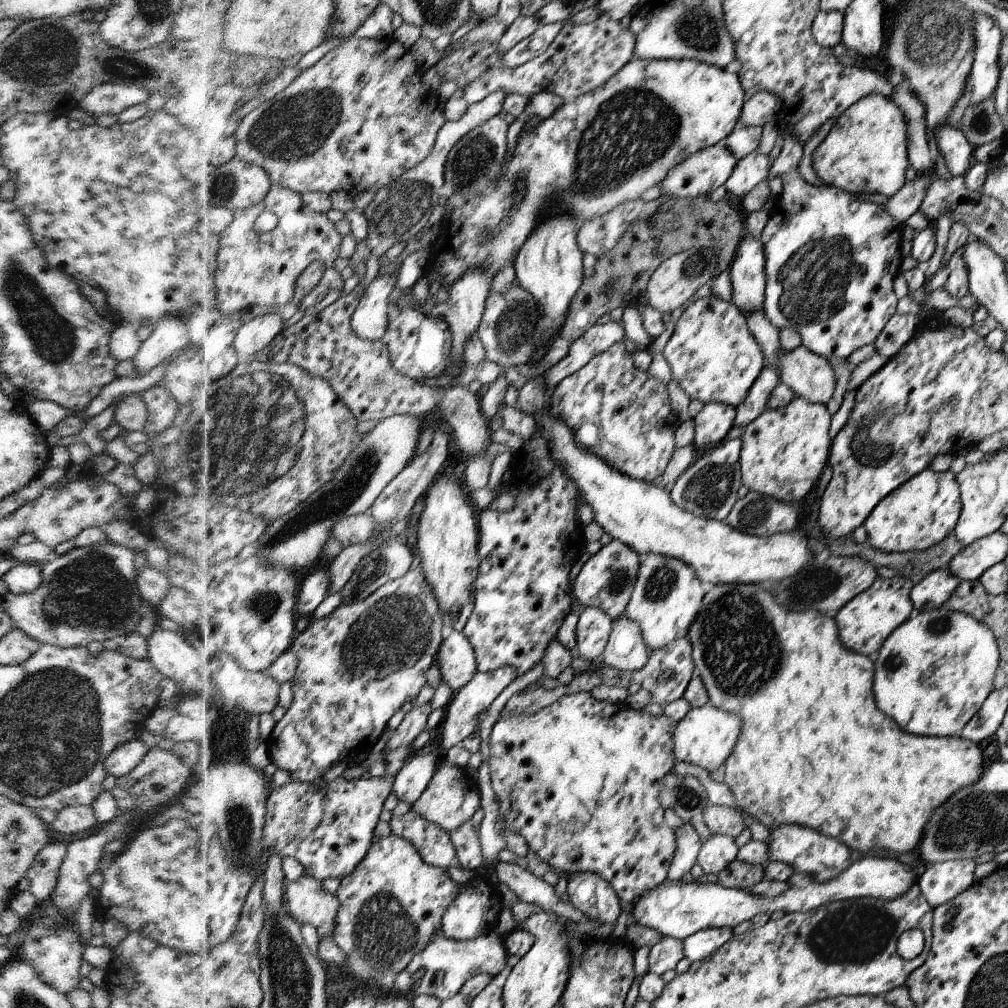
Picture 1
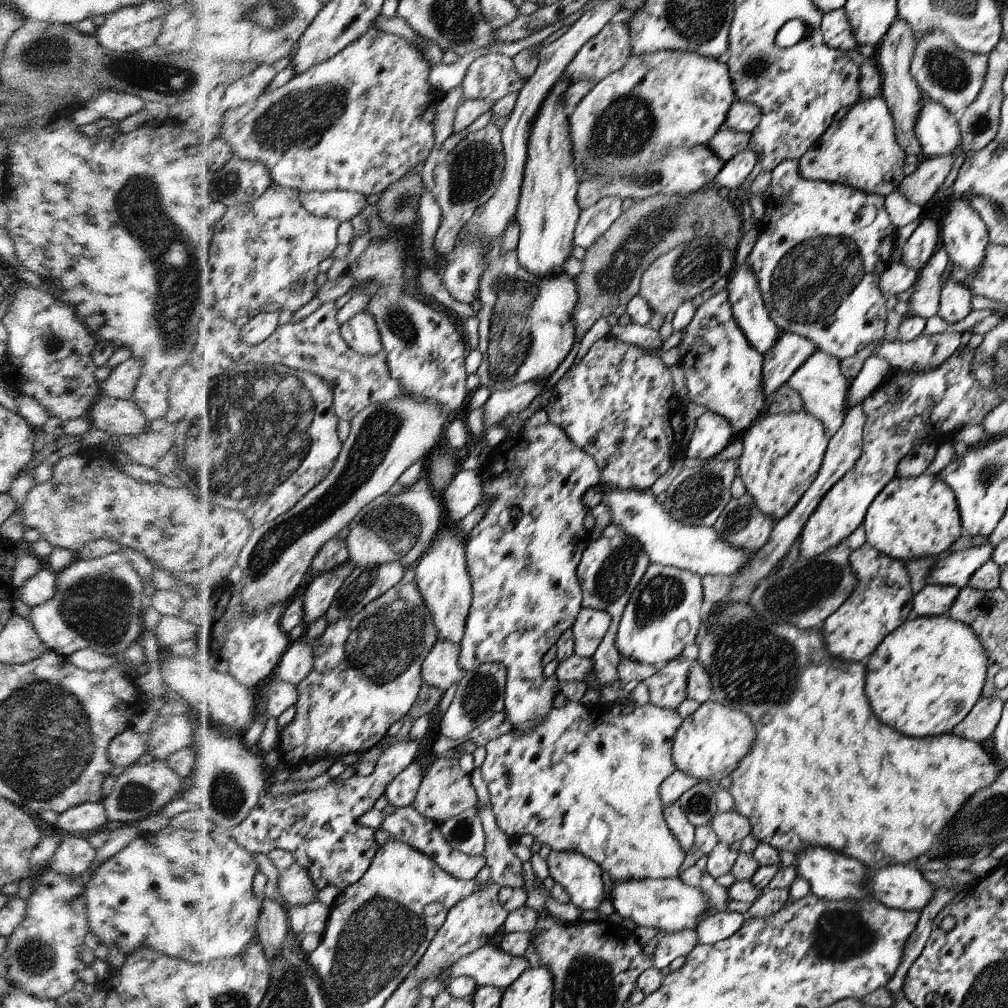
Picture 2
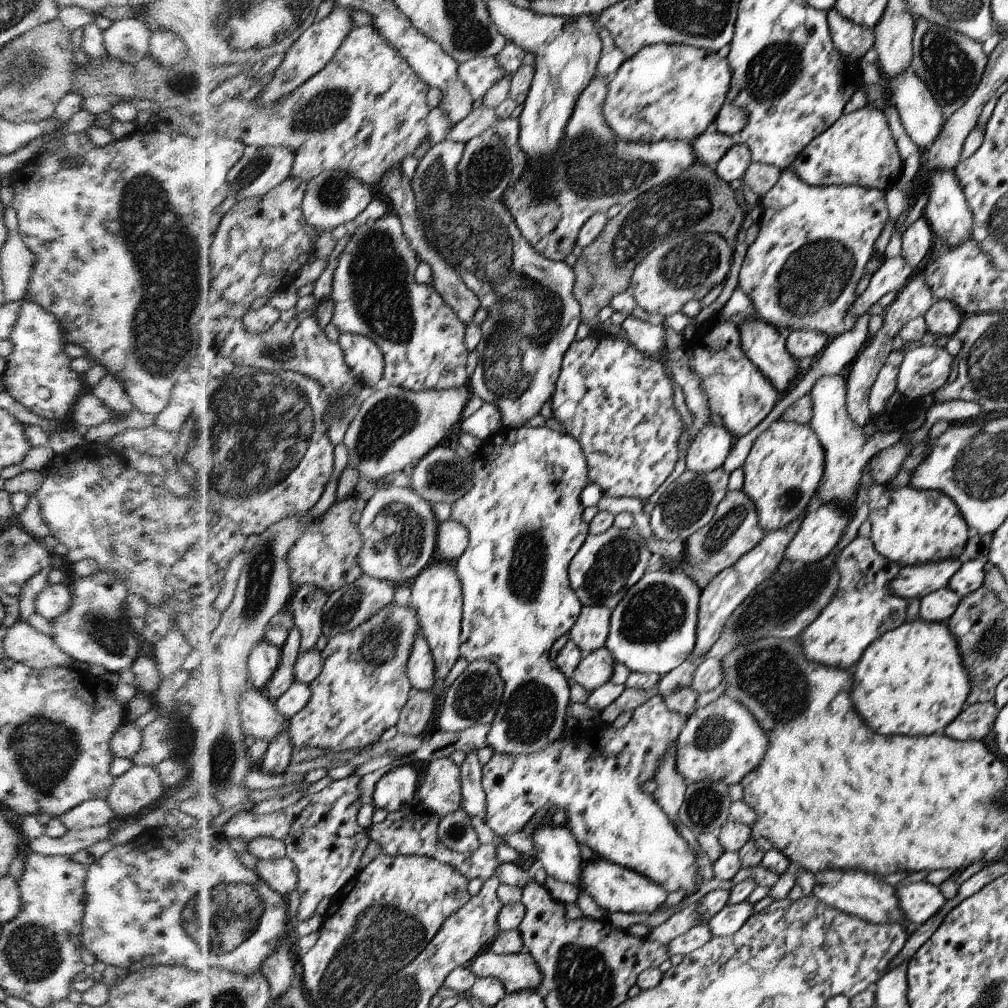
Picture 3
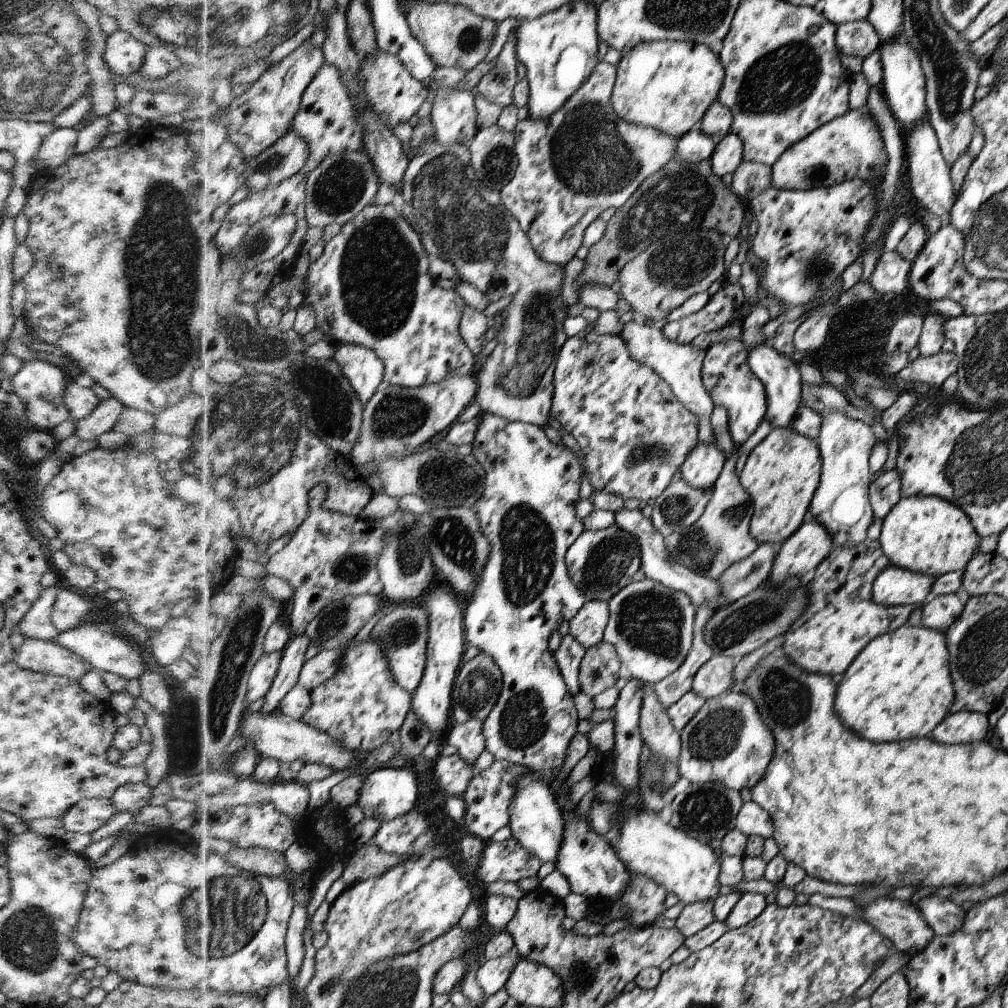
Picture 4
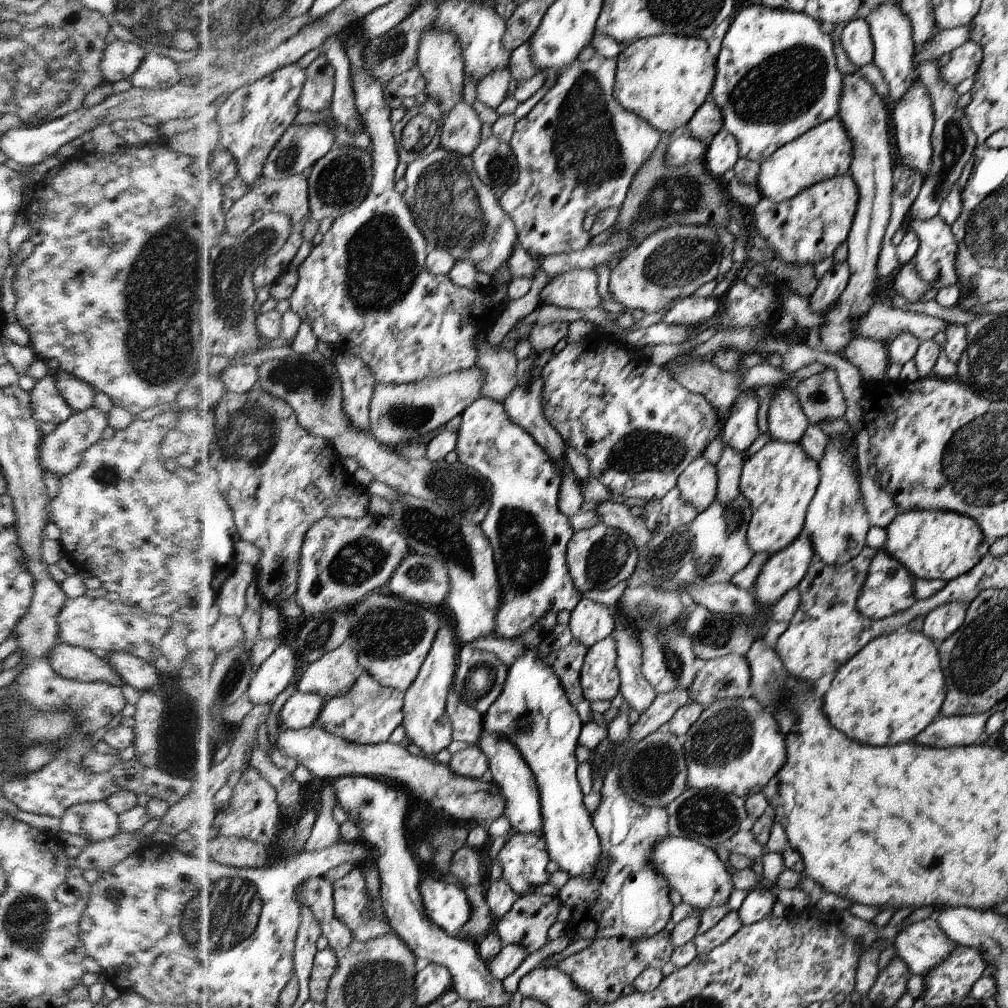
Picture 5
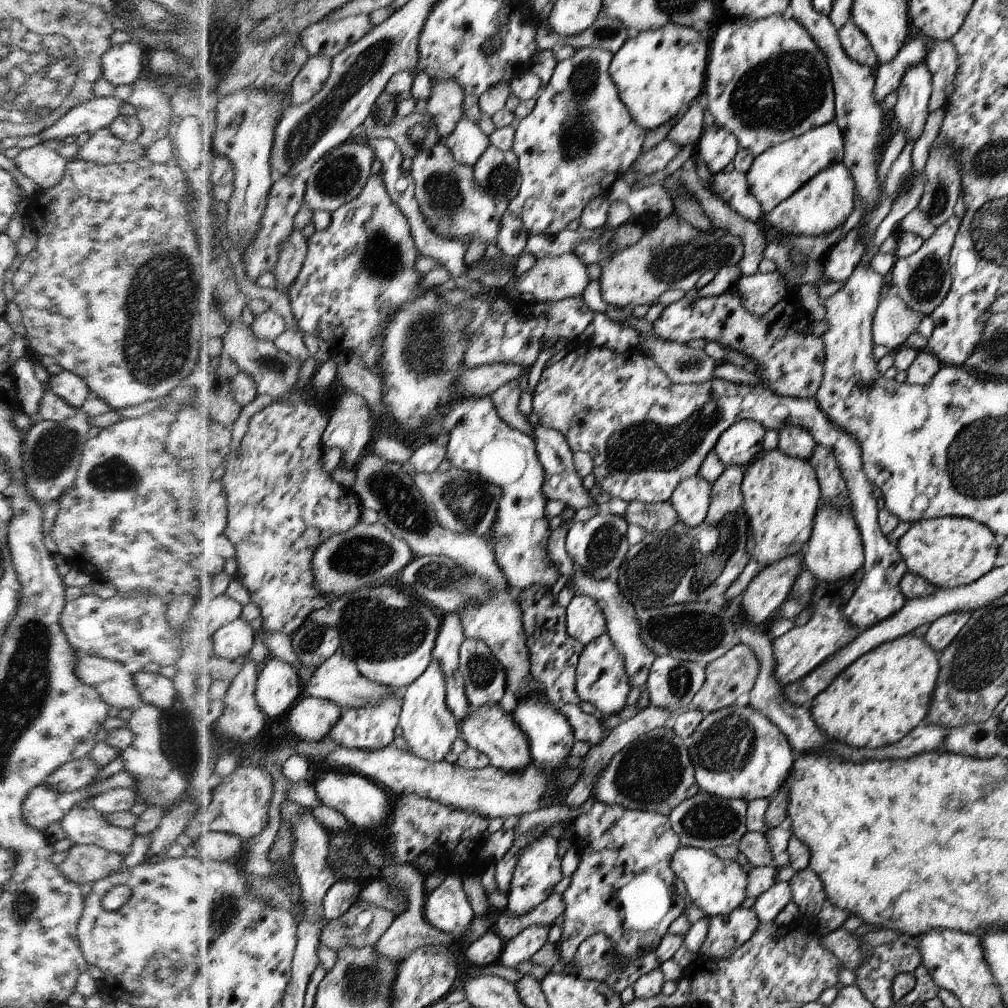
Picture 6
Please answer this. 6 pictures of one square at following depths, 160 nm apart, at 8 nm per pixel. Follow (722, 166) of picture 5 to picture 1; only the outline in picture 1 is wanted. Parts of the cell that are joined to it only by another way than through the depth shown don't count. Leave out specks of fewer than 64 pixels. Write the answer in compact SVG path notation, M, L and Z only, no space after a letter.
M756 151L739 159L730 178L723 184L727 192L743 197L762 180L769 180L772 164L768 160L768 155Z

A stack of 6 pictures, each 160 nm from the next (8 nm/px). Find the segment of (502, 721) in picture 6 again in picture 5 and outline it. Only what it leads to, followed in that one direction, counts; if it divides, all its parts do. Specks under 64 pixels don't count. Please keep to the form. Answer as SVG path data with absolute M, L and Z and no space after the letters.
M482 731L477 742L478 748L487 756L489 762L488 777L498 787L501 799L506 800L504 815L510 821L516 833L533 833L540 831L543 825L539 788L531 768L520 751L508 739L488 731Z

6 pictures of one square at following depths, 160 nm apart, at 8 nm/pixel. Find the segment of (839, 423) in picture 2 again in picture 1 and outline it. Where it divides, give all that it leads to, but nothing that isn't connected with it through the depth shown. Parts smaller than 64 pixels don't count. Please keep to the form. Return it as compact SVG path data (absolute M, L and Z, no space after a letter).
M762 309L747 316L747 325L752 330L756 340L760 342L760 346L763 347L766 362L764 367L767 365L776 367L779 370L781 382L789 386L796 396L807 399L811 403L826 405L830 402L836 386L836 377L834 377L834 369L832 369L833 361L822 355L818 356L802 345L793 351L782 351L779 343L779 328L776 328L767 319L767 315Z

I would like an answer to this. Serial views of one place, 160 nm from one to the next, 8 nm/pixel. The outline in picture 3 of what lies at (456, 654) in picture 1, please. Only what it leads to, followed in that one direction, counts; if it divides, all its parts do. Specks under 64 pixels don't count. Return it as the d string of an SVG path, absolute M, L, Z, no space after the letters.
M426 635L417 638L413 653L408 661L408 676L415 692L432 691L437 683L435 654Z

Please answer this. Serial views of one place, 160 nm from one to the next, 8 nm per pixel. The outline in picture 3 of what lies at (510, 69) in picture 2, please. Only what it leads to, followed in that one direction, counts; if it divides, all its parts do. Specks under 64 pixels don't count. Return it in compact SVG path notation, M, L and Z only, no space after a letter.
M476 57L459 63L457 75L463 90L470 92L476 103L492 85L503 79L506 72L498 67L494 57Z

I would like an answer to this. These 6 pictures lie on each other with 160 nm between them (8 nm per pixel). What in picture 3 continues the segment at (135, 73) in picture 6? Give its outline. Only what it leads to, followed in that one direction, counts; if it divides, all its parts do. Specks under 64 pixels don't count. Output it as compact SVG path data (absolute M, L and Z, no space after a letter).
M140 18L113 21L103 30L103 43L107 56L123 63L138 64L149 54L153 32Z

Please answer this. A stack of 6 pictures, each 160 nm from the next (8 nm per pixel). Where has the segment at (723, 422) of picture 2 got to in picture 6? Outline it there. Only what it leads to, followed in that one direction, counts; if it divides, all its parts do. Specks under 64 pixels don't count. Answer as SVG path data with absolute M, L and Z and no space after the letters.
M699 475L687 478L671 497L677 520L696 528L705 521L711 499L711 484Z

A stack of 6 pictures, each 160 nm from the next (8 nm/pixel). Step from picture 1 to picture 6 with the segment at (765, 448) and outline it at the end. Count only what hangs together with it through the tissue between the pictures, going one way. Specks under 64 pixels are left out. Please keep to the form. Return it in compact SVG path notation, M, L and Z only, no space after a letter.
M778 448L765 452L760 458L746 466L741 489L743 492L742 509L749 520L746 543L749 558L765 568L783 558L801 554L811 538L811 530L814 528L817 510L820 507L818 501L822 496L822 487L809 461L788 456Z

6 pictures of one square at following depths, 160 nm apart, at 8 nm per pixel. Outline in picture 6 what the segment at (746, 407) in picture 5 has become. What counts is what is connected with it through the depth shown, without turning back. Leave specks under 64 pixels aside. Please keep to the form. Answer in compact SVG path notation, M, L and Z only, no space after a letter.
M752 419L738 420L722 434L714 452L725 466L740 465L746 468L762 452L764 434L766 430L759 422Z

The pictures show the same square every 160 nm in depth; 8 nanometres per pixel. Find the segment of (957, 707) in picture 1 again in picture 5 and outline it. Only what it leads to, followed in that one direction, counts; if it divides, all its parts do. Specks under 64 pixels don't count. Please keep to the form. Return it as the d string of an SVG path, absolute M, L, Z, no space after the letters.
M903 628L870 641L850 661L840 666L822 700L824 714L830 714L830 722L838 730L844 730L844 734L864 744L890 746L910 742L926 729L940 715L946 698L947 681L940 662L938 644L922 632L909 632Z

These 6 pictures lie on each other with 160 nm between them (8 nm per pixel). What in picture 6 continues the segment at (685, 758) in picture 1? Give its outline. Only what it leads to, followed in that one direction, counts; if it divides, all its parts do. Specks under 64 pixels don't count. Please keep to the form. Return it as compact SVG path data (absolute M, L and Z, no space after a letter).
M732 706L708 713L688 738L691 761L699 788L725 799L740 799L747 803L754 799L768 799L790 778L797 752L790 739L764 713L751 707Z

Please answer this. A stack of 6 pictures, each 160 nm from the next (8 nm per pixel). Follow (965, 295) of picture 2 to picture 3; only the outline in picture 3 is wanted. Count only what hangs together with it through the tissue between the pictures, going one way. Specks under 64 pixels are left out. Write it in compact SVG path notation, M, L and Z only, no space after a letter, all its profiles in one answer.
M936 300L923 316L927 324L927 332L935 334L936 338L946 338L955 334L963 321L964 313L948 301Z

